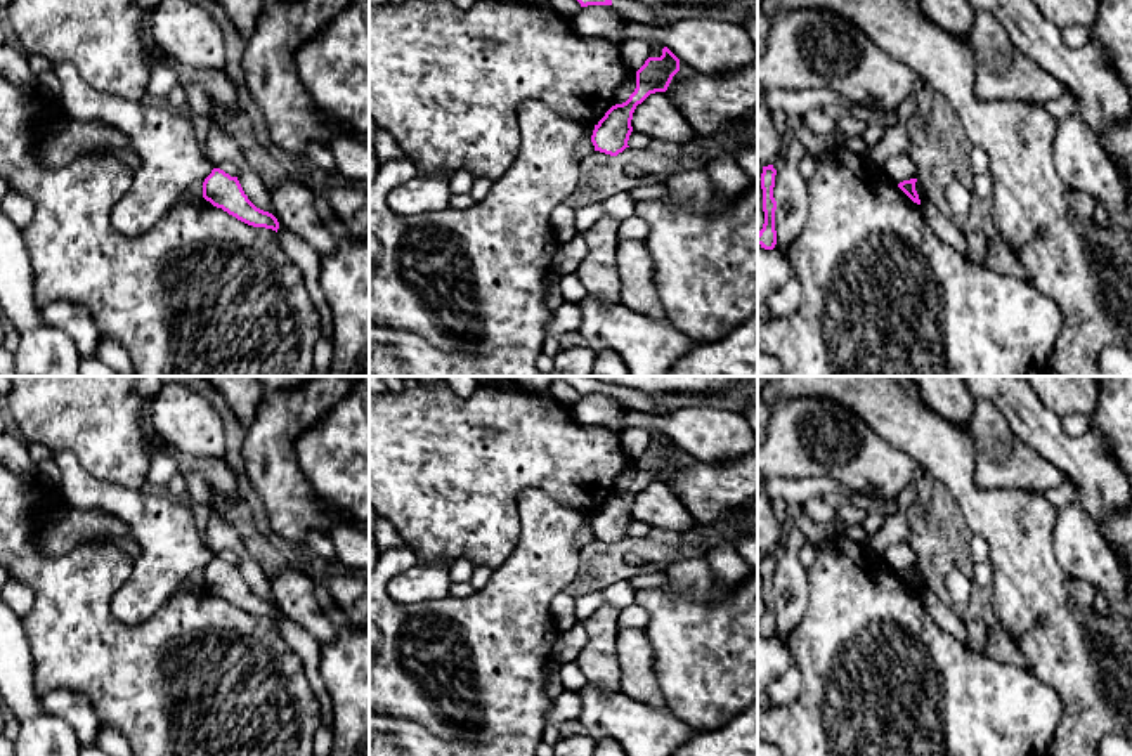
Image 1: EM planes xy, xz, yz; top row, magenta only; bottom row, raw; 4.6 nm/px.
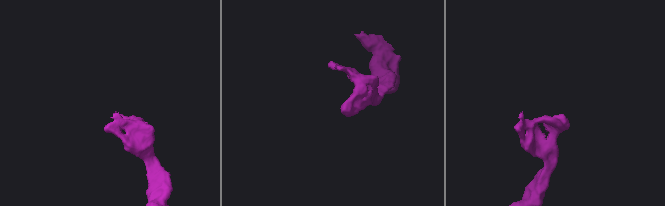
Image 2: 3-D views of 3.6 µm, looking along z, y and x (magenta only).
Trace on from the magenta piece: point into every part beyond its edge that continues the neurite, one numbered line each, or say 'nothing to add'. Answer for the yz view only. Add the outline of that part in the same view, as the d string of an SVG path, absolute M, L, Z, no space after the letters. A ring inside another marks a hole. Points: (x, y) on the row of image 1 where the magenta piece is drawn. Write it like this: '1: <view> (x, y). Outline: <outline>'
nothing to add

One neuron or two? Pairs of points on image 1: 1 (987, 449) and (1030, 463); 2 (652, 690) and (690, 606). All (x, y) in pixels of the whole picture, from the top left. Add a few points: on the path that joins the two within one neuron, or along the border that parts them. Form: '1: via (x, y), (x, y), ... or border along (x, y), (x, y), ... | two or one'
1: via (997, 455), (1008, 463), (1020, 463) | one
2: border along (649, 640), (656, 680), (666, 704) | two

